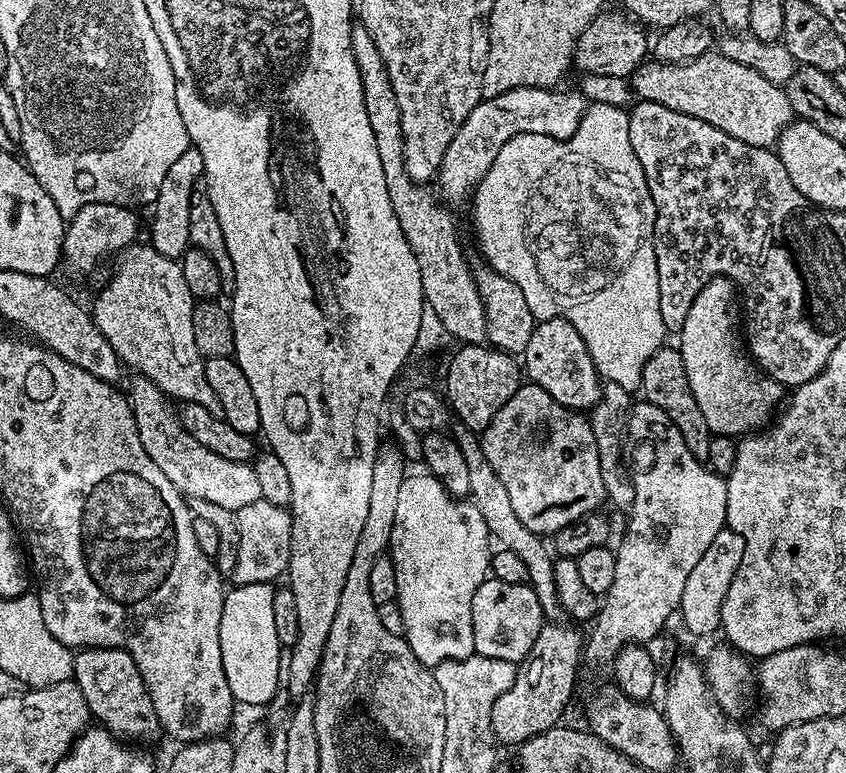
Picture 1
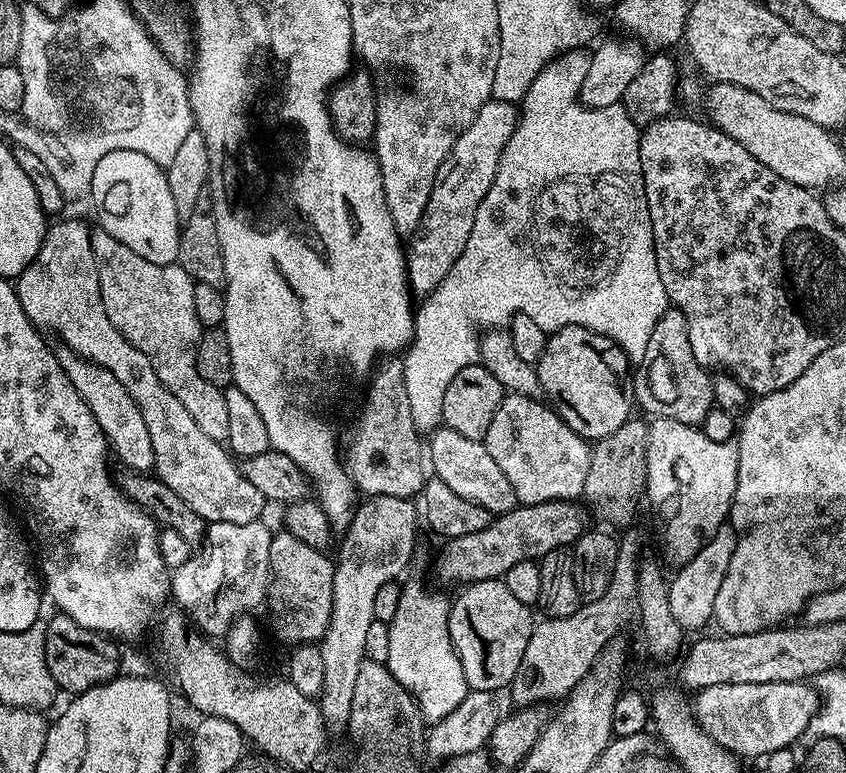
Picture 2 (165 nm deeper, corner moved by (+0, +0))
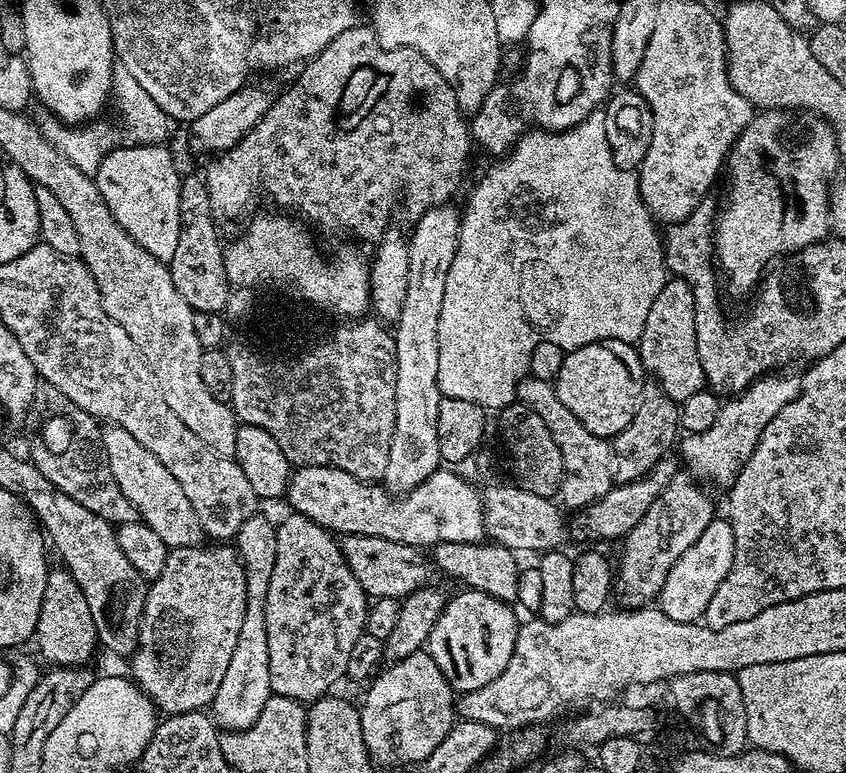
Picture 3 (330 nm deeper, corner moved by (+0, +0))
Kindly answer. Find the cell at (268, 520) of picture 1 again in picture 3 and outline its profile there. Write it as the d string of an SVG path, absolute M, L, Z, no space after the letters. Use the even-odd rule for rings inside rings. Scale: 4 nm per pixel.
M204 547L173 548L169 551L162 574L147 585L140 628L138 624L138 643L130 657L131 679L136 681L157 709L168 716L198 712L211 705L230 666L230 654L234 654L238 629L242 627L242 614L246 614L246 578L235 547Z

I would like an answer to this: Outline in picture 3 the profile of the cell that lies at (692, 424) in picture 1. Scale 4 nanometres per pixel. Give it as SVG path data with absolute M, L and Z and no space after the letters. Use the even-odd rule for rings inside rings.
M665 279L662 290L658 290L658 298L654 298L650 306L650 314L646 314L638 351L645 373L670 399L679 402L690 398L690 394L705 391L706 381L694 330L694 294L686 281Z

